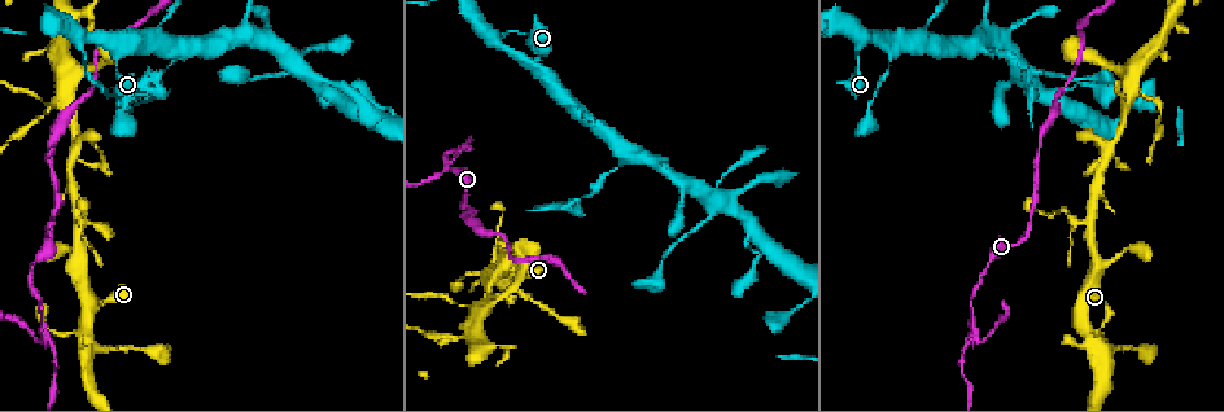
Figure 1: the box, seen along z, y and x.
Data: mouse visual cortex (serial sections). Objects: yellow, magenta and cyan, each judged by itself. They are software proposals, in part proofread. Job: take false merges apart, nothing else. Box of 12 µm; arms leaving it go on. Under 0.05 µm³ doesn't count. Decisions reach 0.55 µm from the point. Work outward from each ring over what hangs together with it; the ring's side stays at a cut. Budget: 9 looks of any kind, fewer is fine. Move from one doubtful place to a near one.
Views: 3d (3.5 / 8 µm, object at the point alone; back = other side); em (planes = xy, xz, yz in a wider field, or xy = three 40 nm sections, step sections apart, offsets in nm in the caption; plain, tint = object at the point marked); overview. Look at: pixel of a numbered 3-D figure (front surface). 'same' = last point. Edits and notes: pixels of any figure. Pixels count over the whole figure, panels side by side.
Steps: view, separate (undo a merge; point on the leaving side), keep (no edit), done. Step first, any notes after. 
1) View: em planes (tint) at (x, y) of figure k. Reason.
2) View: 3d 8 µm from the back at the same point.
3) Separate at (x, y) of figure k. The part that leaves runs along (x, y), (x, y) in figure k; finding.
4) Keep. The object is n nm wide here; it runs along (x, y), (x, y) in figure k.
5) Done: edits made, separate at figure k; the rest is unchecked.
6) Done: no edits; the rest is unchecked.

View: 3d 8 µm at (76, 220) of figure 1. Sharp bend.

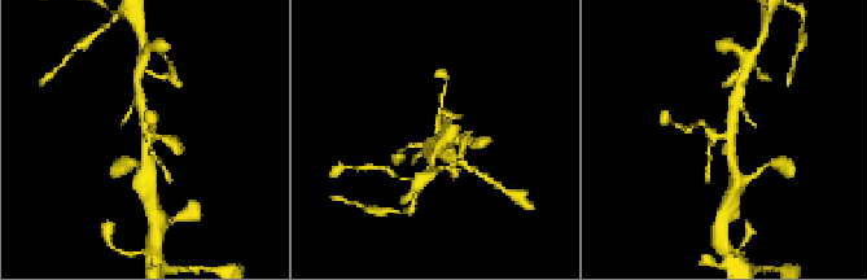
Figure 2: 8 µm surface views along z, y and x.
View: em planes (tint) at (144, 135) of figure 2. Now the EM.

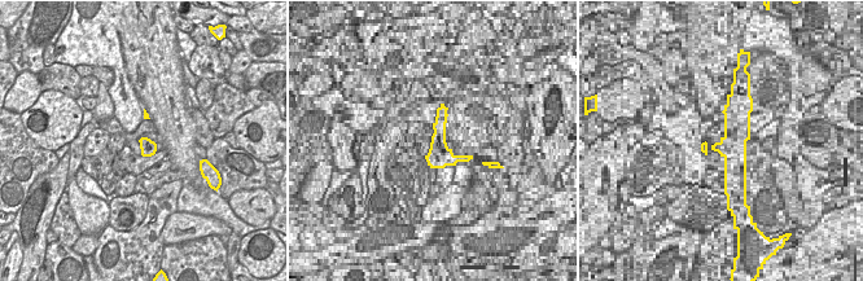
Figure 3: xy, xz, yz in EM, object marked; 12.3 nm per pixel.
Keep. It runs along (144, 174), (147, 132), (140, 99) in figure 2; one cell here.

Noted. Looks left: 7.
View: 3d 3.5 µm at (43, 337) of figure 1. Branch point.

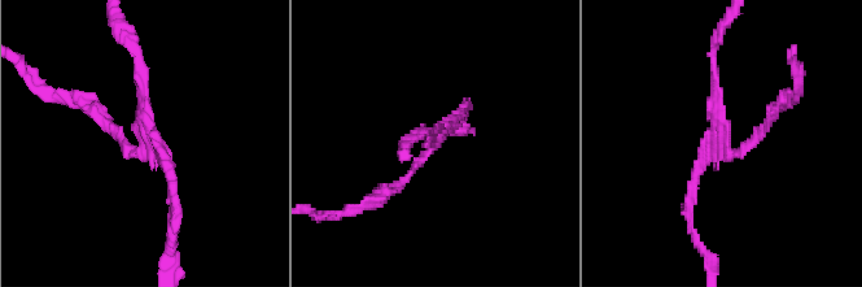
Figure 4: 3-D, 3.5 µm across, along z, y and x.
Separate at (112, 130) of figure 4. The arms are 100, 100, 150 nm wide; a second cell is stuck on.

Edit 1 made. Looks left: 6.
View: 3d 3.5 µm at (51, 215) of figure 1. A narrow waist.

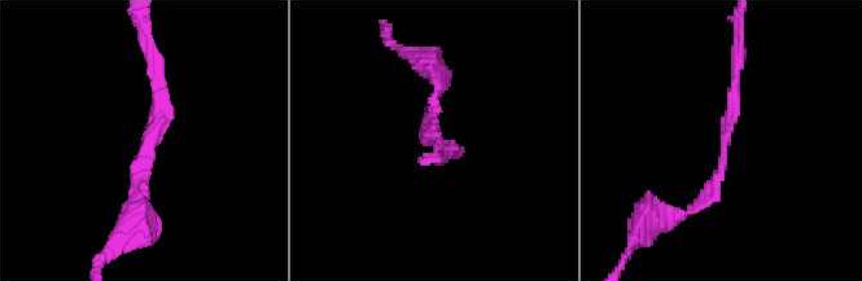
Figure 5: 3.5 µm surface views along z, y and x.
View: em xy step 3 (tint) at (436, 144) of figure 5. The arms are 150, 150 nm wide.

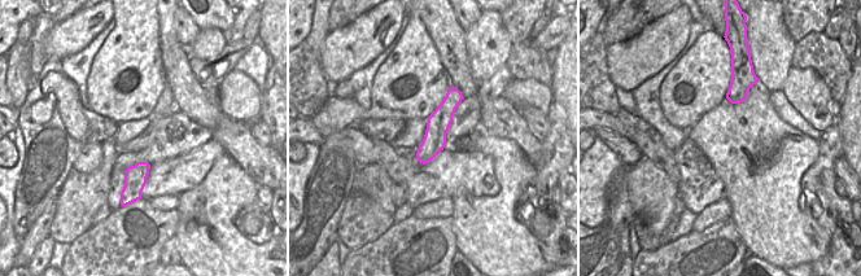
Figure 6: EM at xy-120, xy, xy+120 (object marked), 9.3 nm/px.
Keep. It runs along (679, 214), (722, 166), (735, 64) in figure 5; all the same cell.

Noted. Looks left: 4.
View: 3d 8 µm at (622, 159) of figure 1. Thin neck.

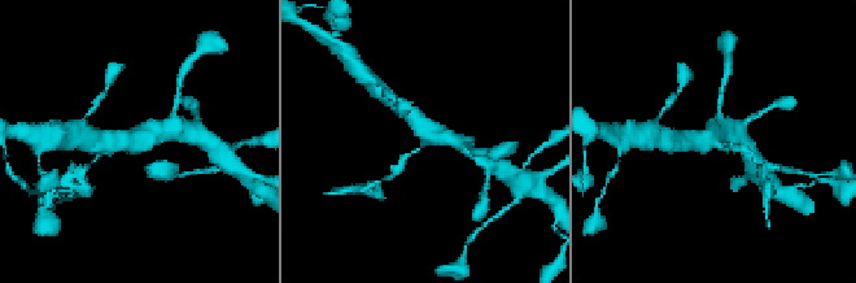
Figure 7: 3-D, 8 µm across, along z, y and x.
View: 3d 3.5 µm at (427, 138) of figure 7. Zoom in.

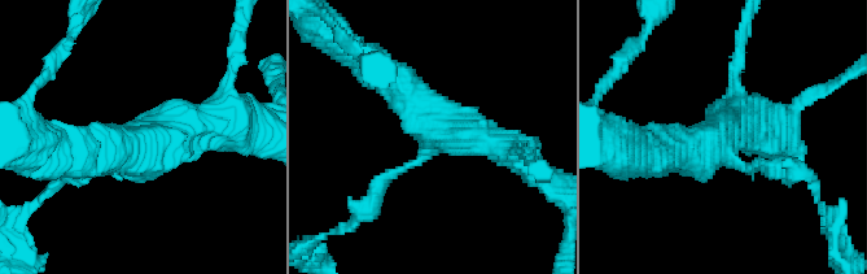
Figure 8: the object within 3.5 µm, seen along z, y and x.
View: em planes (tint) at (432, 144) of figure 8. 3 arms meet here; the arms are 150, 450, 450 nm wide.

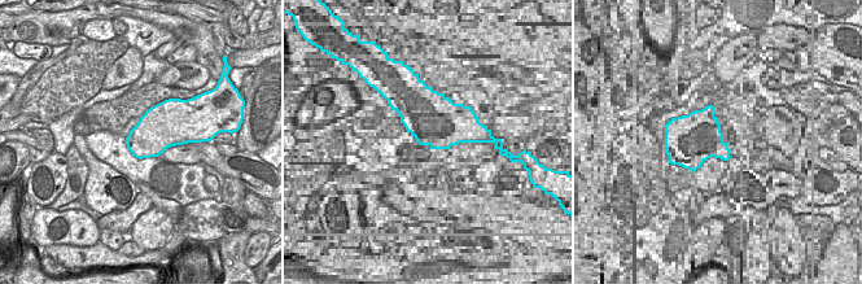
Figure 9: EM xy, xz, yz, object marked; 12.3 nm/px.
Keep. It runs along (376, 68), (439, 125), (515, 151) in figure 8; continuous, no second cell.

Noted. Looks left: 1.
Done: edits made, separate at figure 4; the rest is unchecked.

